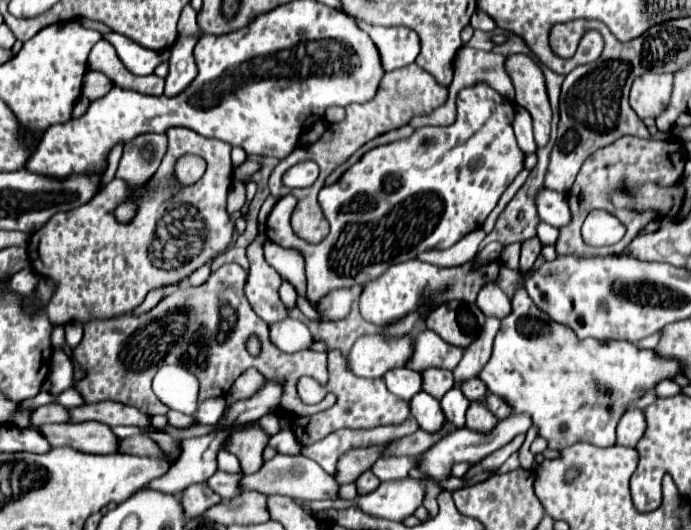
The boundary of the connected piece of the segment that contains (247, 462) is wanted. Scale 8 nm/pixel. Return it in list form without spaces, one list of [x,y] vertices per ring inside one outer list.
[[[250,424],[234,432],[228,438],[224,450],[228,450],[240,460],[244,474],[254,474],[262,466],[262,452],[268,446],[268,440],[270,440],[270,434],[266,434],[262,426]]]

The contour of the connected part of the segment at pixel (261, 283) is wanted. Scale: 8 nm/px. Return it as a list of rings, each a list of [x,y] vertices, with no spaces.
[[[258,234],[246,252],[248,262],[250,262],[250,272],[248,272],[248,280],[246,280],[246,298],[252,306],[252,310],[266,324],[274,324],[276,320],[284,320],[288,314],[286,314],[286,306],[282,304],[282,300],[278,296],[282,278],[264,260],[264,254],[262,254],[264,242],[266,242],[266,236]]]

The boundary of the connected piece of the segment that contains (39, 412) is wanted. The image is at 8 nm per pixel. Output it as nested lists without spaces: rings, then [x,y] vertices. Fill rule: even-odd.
[[[46,404],[46,406],[36,408],[36,412],[32,412],[32,424],[34,426],[48,424],[48,422],[70,422],[70,414],[60,404]]]

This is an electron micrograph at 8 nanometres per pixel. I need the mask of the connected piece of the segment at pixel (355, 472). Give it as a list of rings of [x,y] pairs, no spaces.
[[[392,440],[382,442],[382,444],[374,444],[368,448],[356,448],[356,450],[342,454],[342,458],[338,460],[338,466],[336,466],[334,480],[338,484],[354,482],[360,474],[370,470],[378,458],[384,456],[384,448],[388,448],[388,444],[392,444]]]

